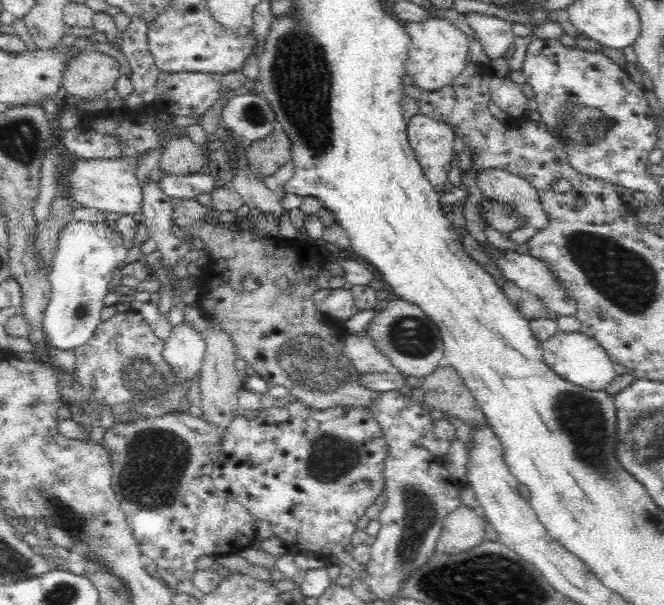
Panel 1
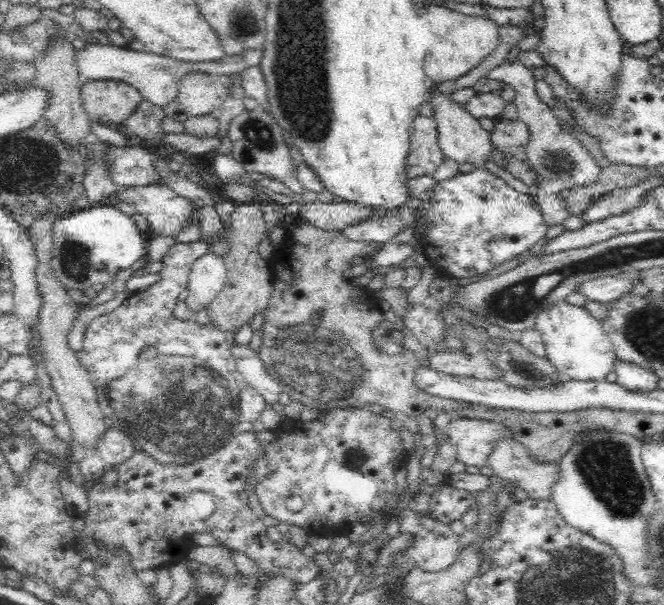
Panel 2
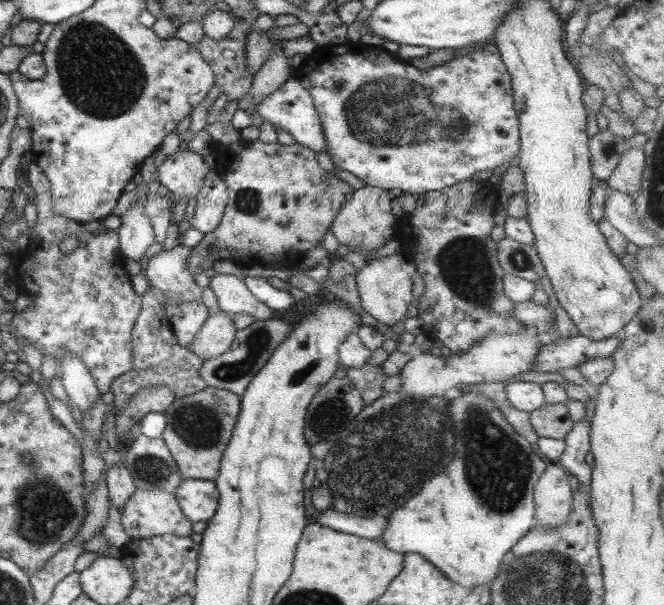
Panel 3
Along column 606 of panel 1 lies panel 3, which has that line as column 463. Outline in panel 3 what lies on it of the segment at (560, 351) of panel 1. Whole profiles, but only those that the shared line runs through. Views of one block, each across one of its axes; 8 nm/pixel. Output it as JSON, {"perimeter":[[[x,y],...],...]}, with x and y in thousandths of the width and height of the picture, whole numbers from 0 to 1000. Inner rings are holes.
{"perimeter":[[[786,536],[786,544],[776,552],[741,552],[693,585],[655,590],[639,582],[622,583],[619,595],[601,615],[604,620],[601,646],[617,653],[675,655],[690,648],[693,638],[706,633],[758,631],[782,615],[798,612],[804,585],[816,560],[818,555],[807,547],[804,539]],[[669,590],[673,593],[669,595]]]}

